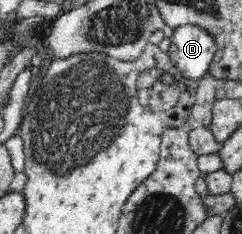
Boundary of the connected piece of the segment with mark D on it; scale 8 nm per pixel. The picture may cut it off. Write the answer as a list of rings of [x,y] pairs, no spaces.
[[[182,25],[171,29],[168,55],[175,69],[185,78],[200,81],[217,55],[211,34],[200,27]]]

